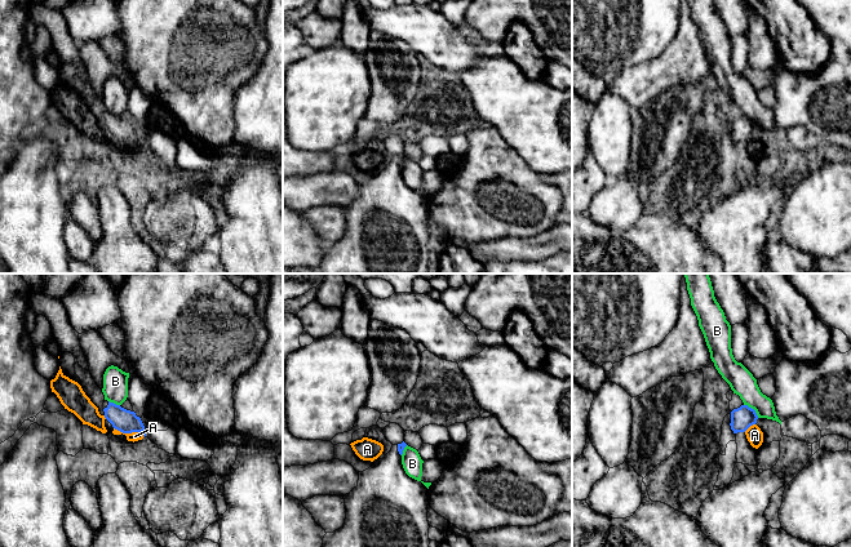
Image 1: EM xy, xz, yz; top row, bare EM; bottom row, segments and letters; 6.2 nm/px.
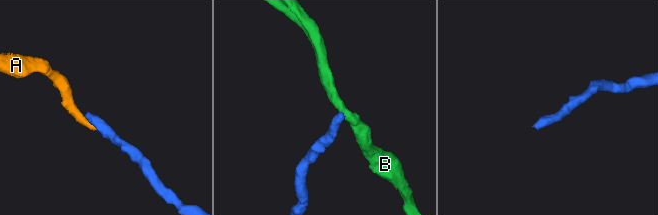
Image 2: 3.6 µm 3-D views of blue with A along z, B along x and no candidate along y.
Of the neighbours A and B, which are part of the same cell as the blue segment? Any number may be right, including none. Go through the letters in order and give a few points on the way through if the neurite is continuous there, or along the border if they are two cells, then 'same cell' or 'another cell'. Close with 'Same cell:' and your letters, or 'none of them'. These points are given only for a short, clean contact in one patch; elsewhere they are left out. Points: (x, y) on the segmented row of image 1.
A: border xy (114, 427), (123, 432), (140, 432), (143, 436); another cell
B: border yz (744, 404), (750, 407), (758, 417); another cell
Same cell: none of them

